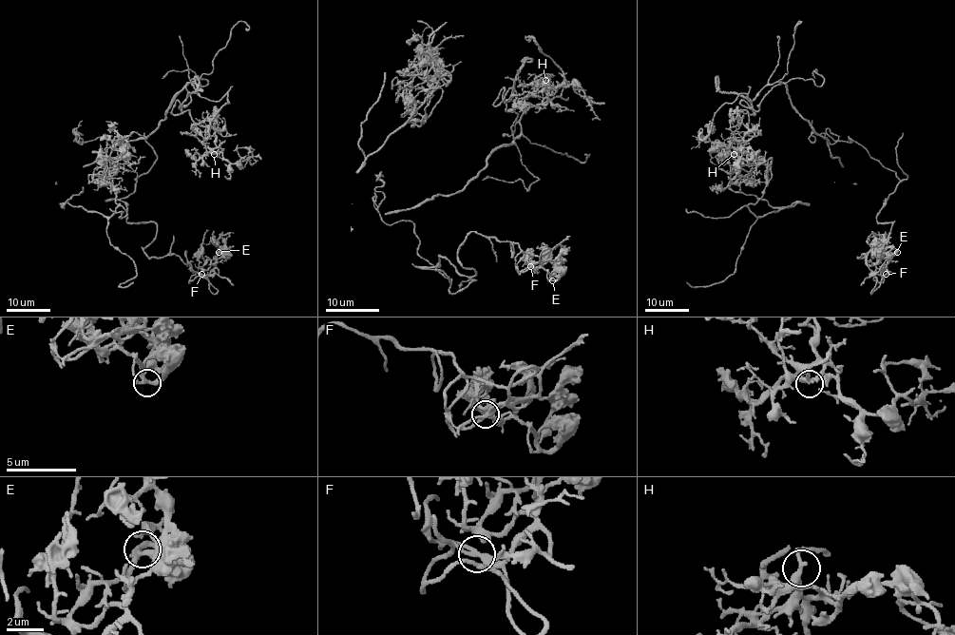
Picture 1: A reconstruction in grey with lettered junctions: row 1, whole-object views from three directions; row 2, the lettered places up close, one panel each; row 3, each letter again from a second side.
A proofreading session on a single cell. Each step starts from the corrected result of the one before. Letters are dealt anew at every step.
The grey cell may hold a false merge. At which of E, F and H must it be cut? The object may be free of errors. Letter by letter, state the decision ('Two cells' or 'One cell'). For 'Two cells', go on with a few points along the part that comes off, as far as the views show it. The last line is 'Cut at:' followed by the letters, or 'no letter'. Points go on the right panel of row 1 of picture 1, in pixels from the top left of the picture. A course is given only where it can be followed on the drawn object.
E: One cell
F: One cell
H: One cell
Cut at: no letter

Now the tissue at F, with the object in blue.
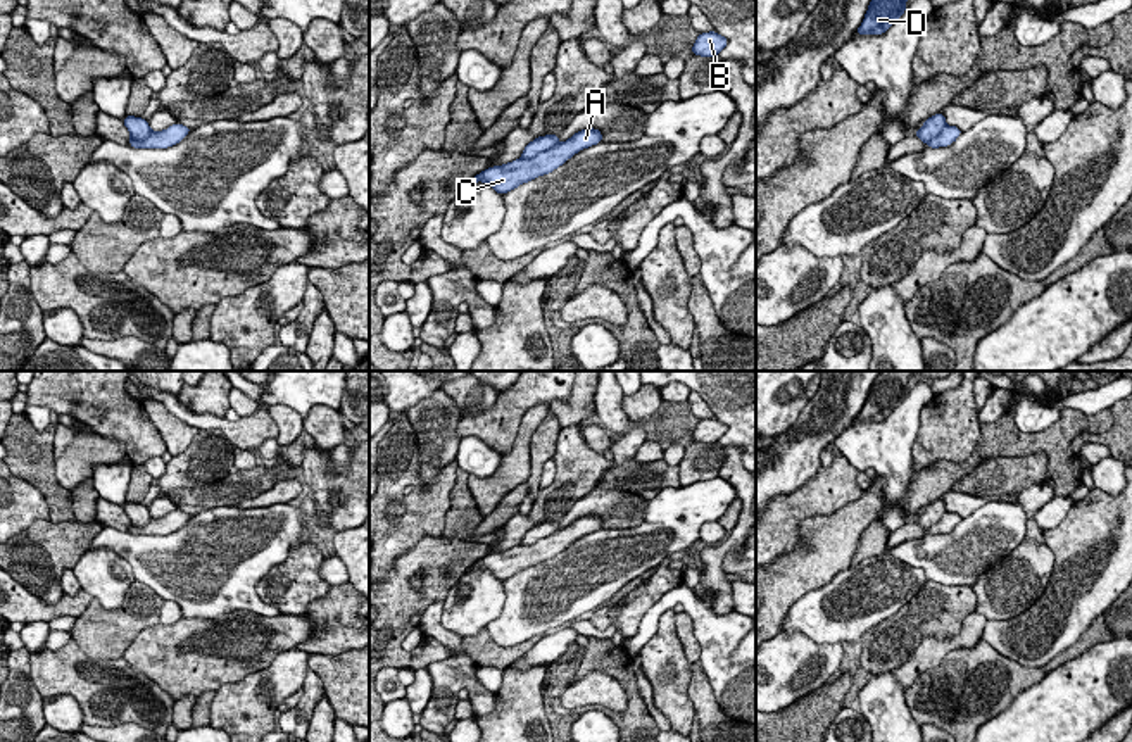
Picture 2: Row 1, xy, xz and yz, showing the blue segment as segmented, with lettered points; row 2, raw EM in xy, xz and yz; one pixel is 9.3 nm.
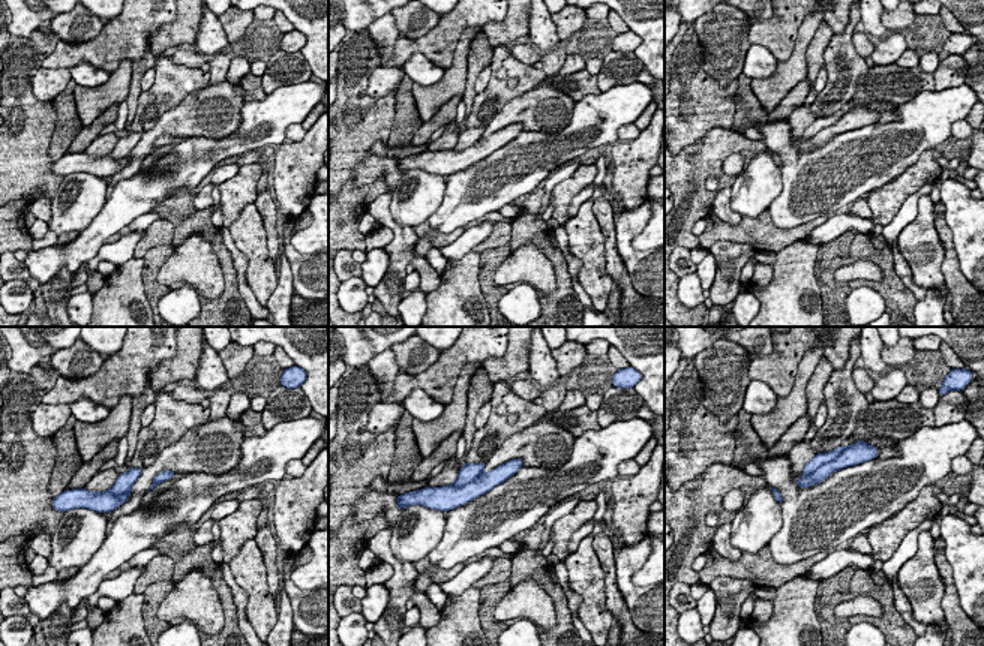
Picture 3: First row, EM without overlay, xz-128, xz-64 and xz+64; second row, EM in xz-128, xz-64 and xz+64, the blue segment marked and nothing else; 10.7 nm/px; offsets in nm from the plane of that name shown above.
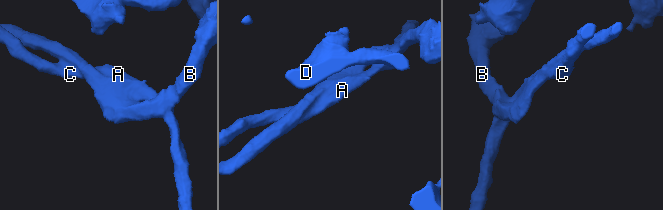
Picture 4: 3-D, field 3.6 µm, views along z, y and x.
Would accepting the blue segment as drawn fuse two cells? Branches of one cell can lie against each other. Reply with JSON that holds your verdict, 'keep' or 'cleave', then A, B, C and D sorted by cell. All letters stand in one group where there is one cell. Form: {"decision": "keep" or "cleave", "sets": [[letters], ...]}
{"decision": "keep", "sets": [["A", "B", "C", "D"]]}

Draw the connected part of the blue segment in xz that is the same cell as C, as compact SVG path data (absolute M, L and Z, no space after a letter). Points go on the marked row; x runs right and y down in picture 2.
M588 128L575 133L563 143L557 140L557 135L538 136L523 148L519 159L509 164L487 167L480 174L473 176L468 185L483 181L497 193L504 195L523 183L552 173L576 152L601 143L602 131Z

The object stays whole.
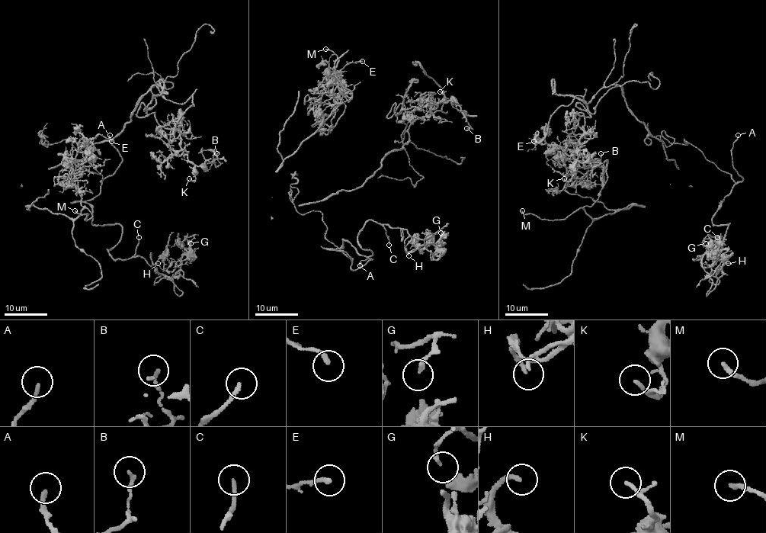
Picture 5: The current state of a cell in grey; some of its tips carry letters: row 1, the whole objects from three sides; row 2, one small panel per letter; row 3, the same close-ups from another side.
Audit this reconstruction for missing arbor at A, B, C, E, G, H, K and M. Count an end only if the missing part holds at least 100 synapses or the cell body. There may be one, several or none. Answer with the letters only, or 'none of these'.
A, C

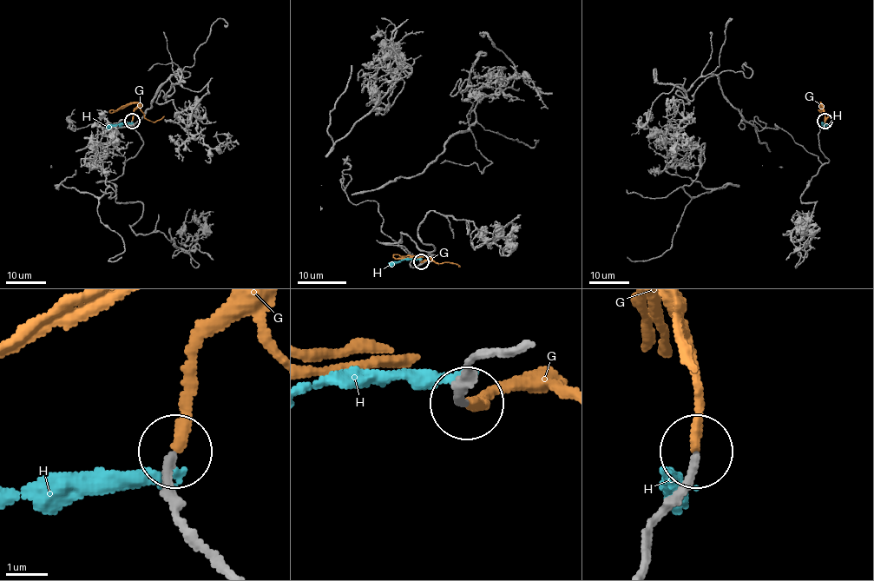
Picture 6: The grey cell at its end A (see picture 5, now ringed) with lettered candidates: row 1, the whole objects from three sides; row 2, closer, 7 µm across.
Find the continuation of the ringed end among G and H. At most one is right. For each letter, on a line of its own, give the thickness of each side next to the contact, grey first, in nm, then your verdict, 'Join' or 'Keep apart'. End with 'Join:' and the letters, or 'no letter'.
G: Thickness 240 nm (grey) against 240 nm. Join
H: Thickness 320 nm (grey) against 320 nm. Keep apart
Join: G

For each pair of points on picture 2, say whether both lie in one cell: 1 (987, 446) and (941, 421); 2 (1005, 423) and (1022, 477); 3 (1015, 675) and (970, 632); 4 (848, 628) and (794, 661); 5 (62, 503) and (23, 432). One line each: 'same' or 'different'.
1: different
2: different
3: different
4: different
5: same

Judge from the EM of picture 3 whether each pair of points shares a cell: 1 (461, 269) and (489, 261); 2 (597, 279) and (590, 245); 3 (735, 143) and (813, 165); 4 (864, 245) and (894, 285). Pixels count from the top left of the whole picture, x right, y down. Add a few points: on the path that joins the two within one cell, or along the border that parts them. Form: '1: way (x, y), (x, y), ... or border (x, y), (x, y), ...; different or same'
1: border (480, 254), (479, 284); different
2: way (593, 270), (593, 254); same
3: border (761, 140), (770, 150); different
4: way (875, 254), (887, 266), (890, 275); same

